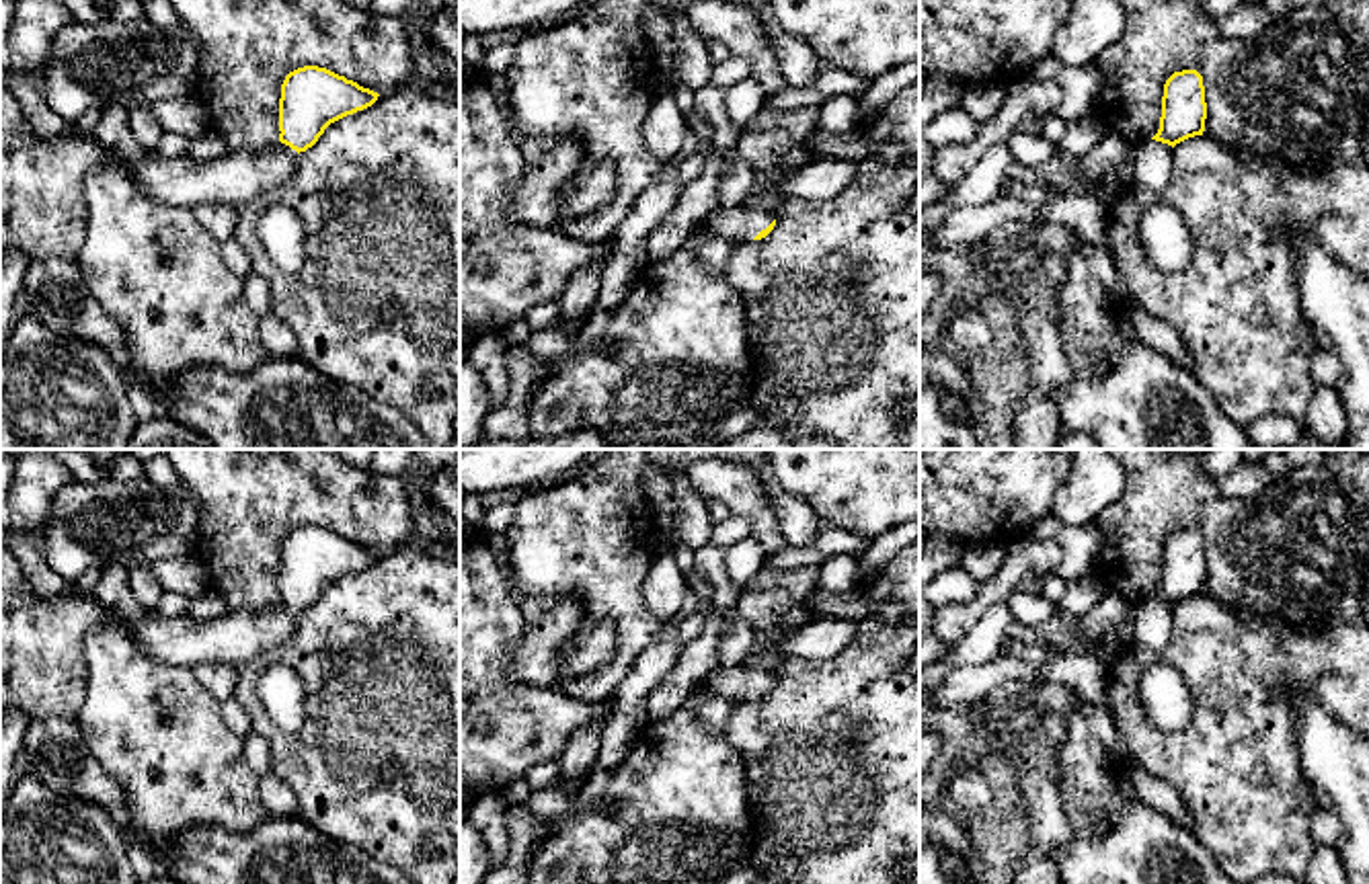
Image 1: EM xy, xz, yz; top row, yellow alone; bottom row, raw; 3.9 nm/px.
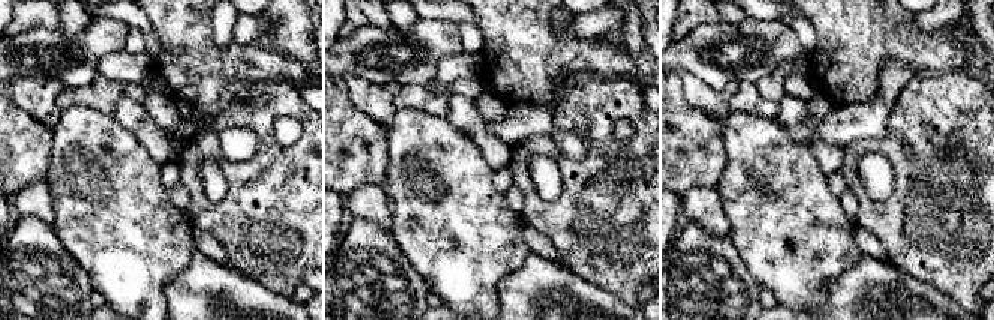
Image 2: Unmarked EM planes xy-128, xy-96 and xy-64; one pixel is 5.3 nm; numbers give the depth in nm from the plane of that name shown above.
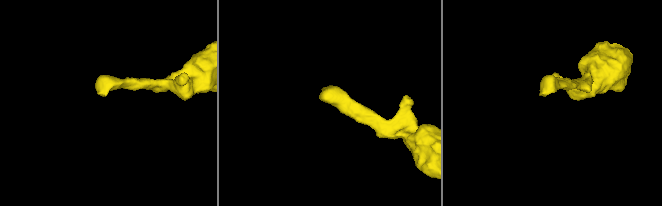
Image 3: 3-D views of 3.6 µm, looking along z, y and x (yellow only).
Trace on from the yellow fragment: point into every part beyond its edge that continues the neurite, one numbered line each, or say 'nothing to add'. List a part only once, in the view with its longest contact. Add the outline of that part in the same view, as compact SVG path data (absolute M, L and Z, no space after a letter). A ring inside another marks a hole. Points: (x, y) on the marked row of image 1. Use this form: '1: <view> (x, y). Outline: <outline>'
1: xz (744, 222). Outline: M737 205L737 207L718 207L714 213L700 219L694 234L720 234L733 240L751 242L761 230L774 222L770 205Z

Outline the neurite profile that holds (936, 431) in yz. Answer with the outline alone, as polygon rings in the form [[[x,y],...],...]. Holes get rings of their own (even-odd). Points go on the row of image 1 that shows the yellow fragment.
[[[930,379],[920,384],[920,449],[981,449],[977,431],[952,425],[940,410],[946,390]]]

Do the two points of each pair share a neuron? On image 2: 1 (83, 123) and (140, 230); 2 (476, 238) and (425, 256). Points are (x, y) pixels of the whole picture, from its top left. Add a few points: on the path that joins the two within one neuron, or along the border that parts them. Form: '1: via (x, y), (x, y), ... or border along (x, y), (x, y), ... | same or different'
1: via (95, 150), (110, 169), (117, 203) | same
2: via (464, 251), (462, 254), (438, 254) | same

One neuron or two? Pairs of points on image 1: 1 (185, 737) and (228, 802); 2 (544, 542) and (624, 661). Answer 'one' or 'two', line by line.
1: one
2: one

